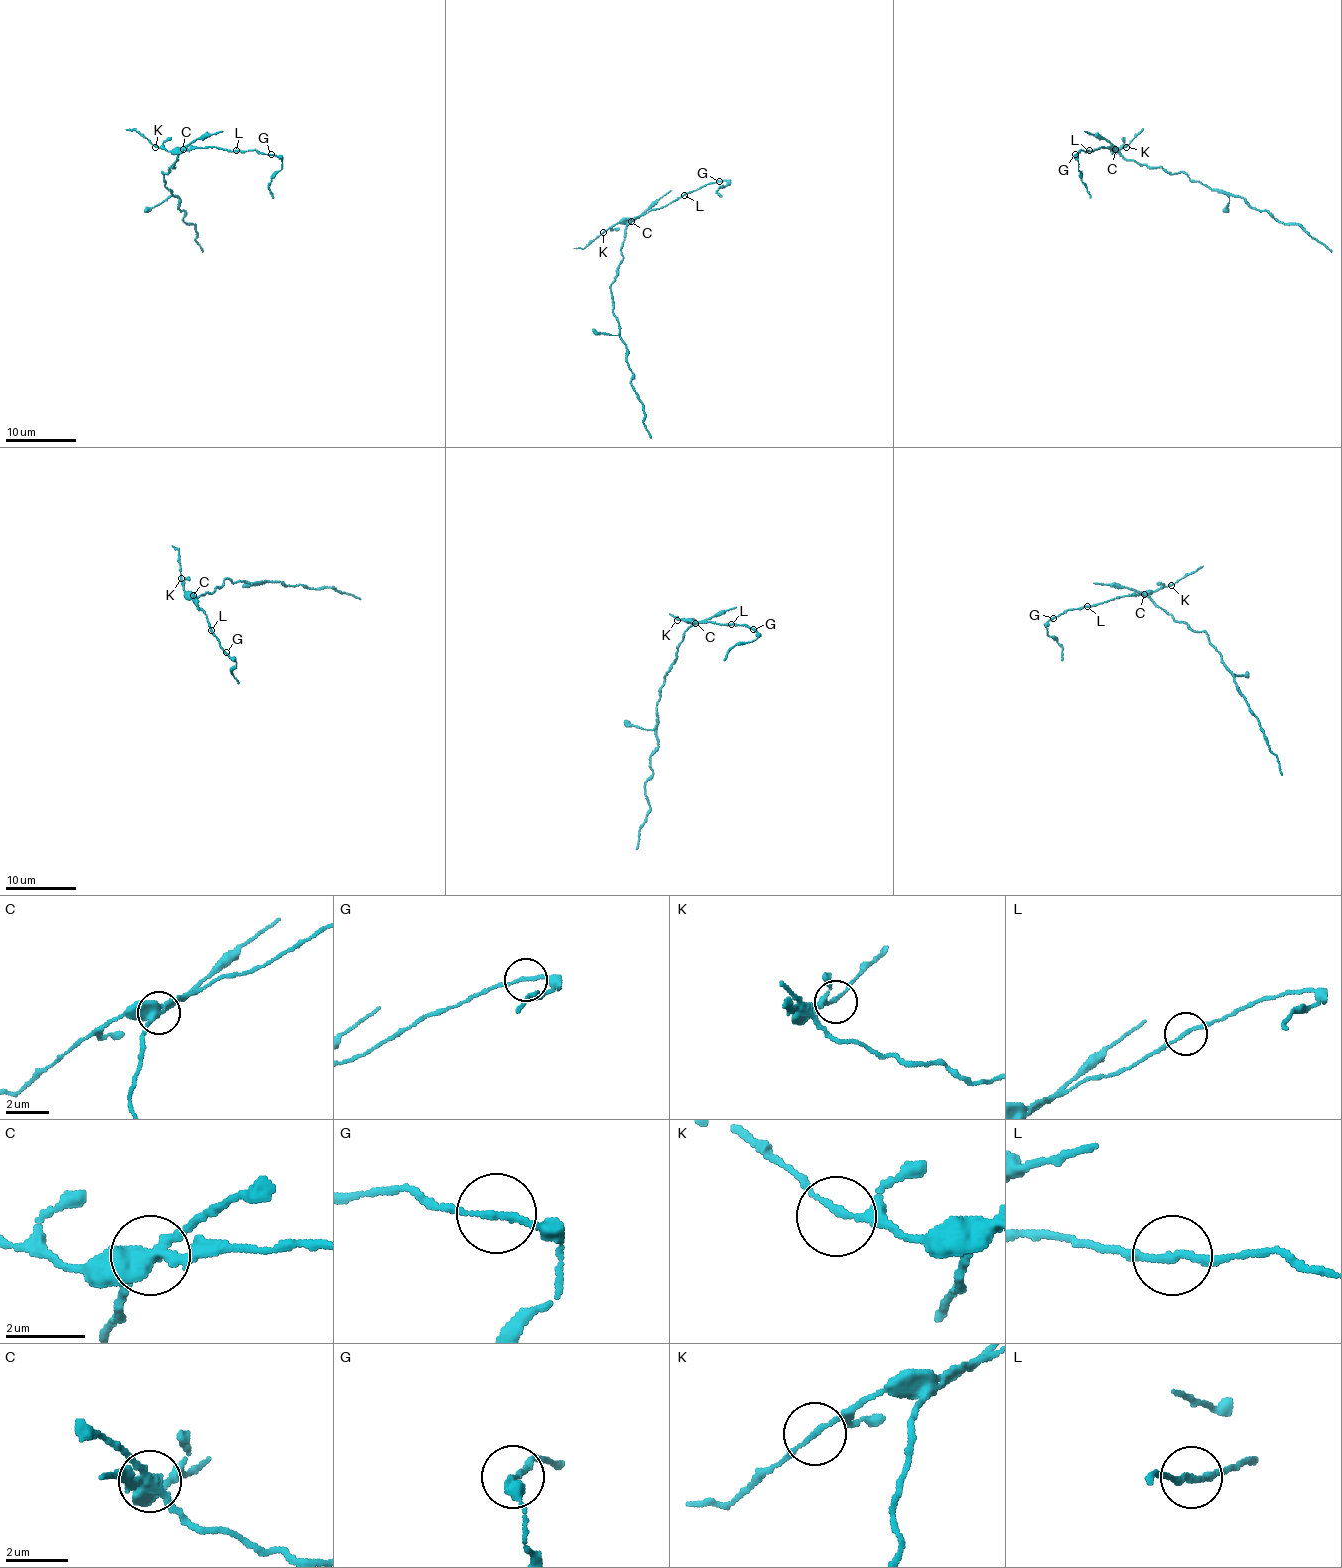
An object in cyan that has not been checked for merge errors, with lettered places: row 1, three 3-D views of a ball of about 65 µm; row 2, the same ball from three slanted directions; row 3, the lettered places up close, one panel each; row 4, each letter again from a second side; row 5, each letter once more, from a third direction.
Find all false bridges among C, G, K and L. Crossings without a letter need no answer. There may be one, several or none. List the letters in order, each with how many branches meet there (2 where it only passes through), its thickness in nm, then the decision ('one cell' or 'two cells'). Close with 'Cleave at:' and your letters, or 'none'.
C: branches 3; calibre 400 nm; two cells
G: branches 2; calibre 170 nm; two cells
K: branches 2; calibre 150 nm; one cell
L: branches 2; calibre 170 nm; one cell
Cleave at: C, G

